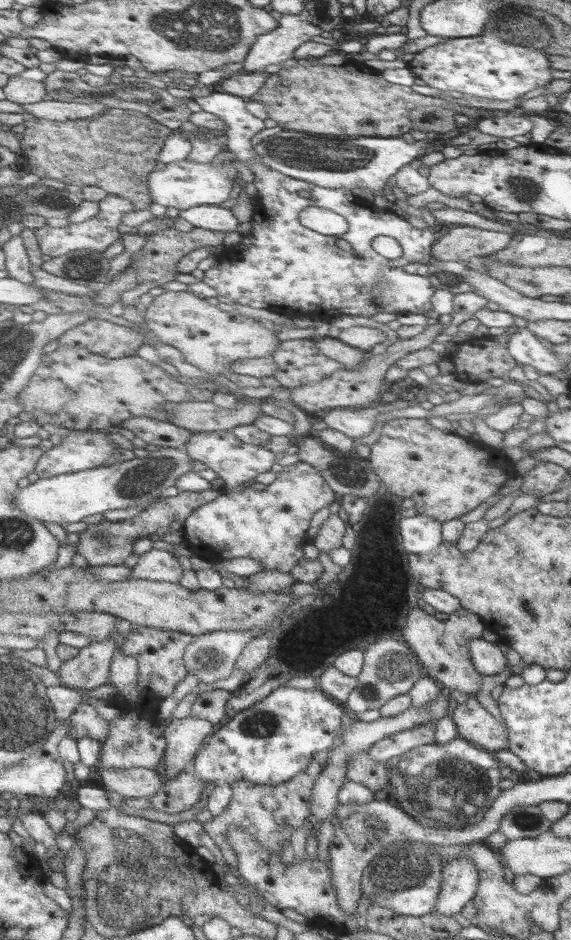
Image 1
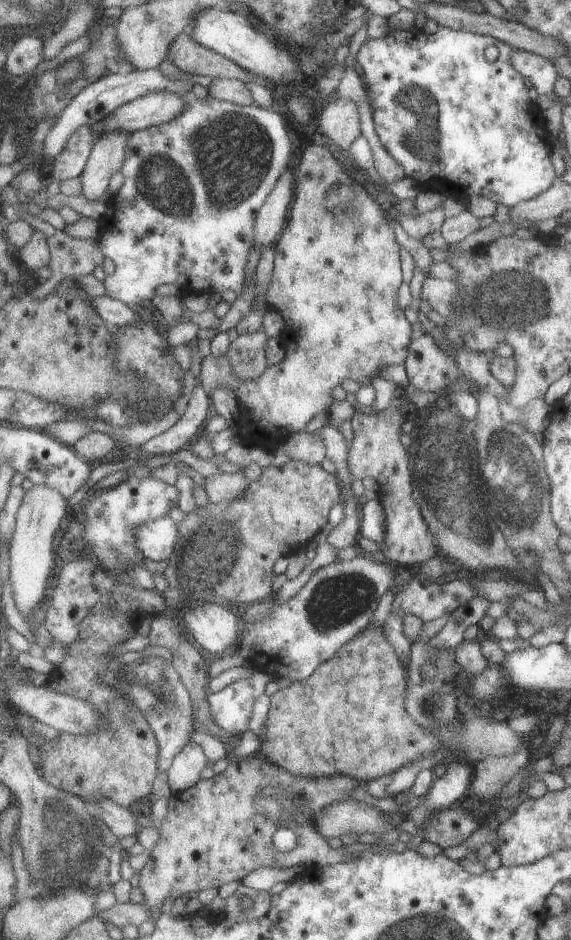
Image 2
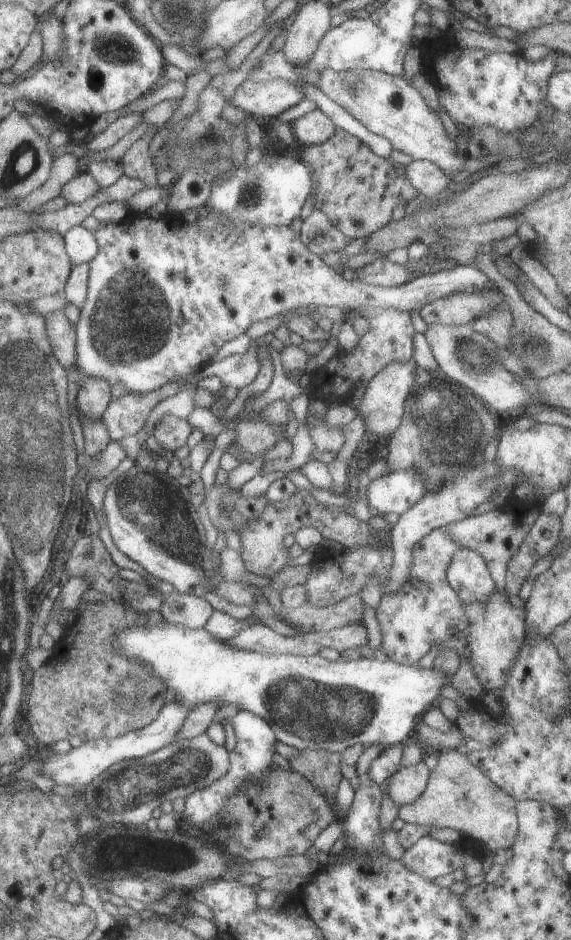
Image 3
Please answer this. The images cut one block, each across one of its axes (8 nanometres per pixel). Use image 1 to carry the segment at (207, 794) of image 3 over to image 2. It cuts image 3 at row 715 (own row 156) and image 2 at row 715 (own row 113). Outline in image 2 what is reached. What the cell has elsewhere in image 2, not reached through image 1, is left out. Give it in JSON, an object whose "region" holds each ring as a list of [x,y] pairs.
{"region":[[[258,668],[253,673],[250,678],[240,678],[206,697],[212,722],[224,732],[237,734],[248,730],[256,699],[263,695],[266,684],[276,678]]]}

